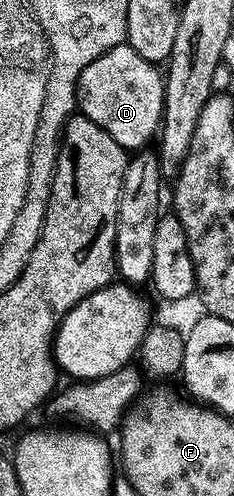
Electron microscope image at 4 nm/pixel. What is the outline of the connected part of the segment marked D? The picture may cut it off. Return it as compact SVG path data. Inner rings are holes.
M121 44L110 48L98 60L86 64L76 81L76 105L85 118L94 120L126 152L145 149L148 137L157 133L164 112L165 75L160 74L153 63L148 62L134 48Z

